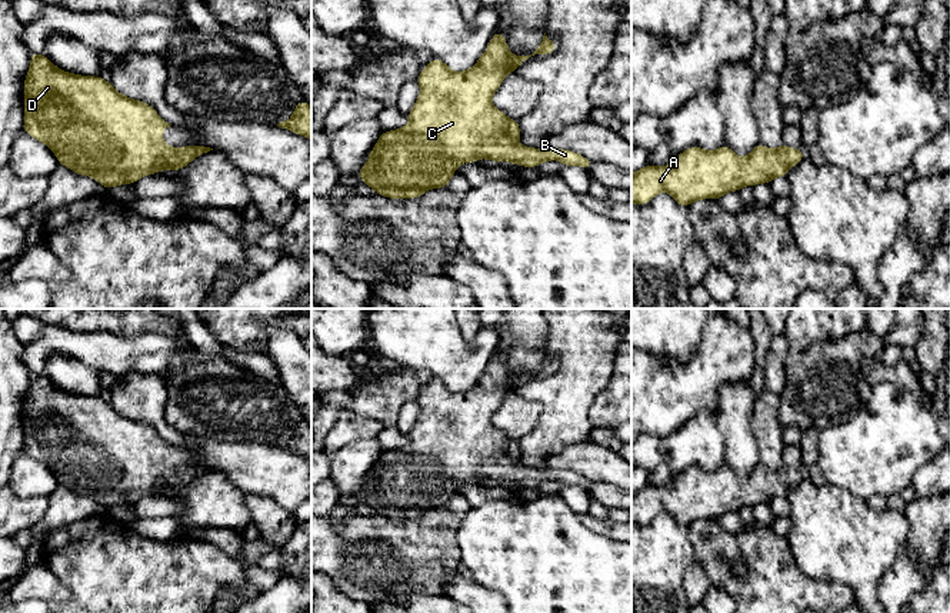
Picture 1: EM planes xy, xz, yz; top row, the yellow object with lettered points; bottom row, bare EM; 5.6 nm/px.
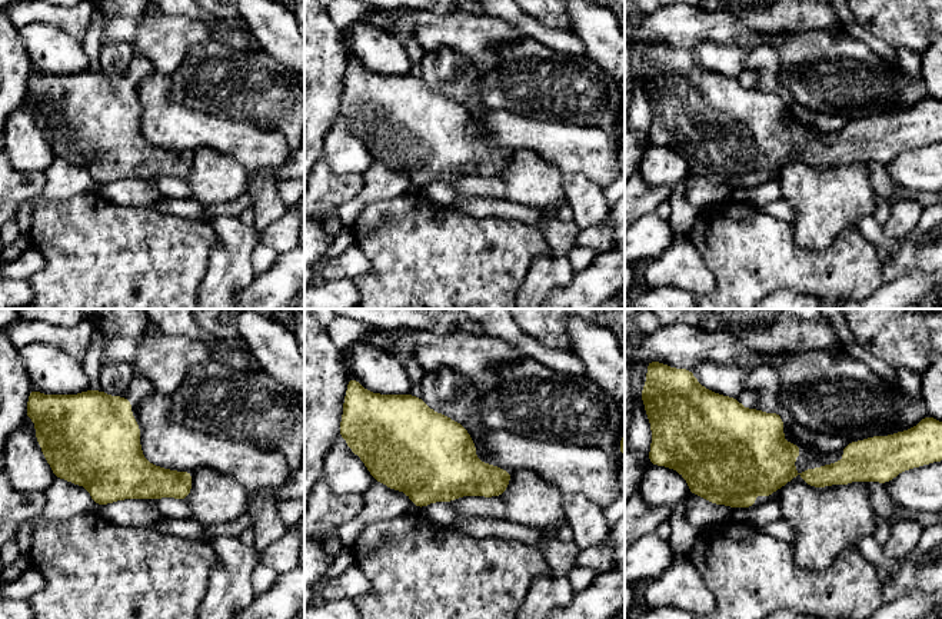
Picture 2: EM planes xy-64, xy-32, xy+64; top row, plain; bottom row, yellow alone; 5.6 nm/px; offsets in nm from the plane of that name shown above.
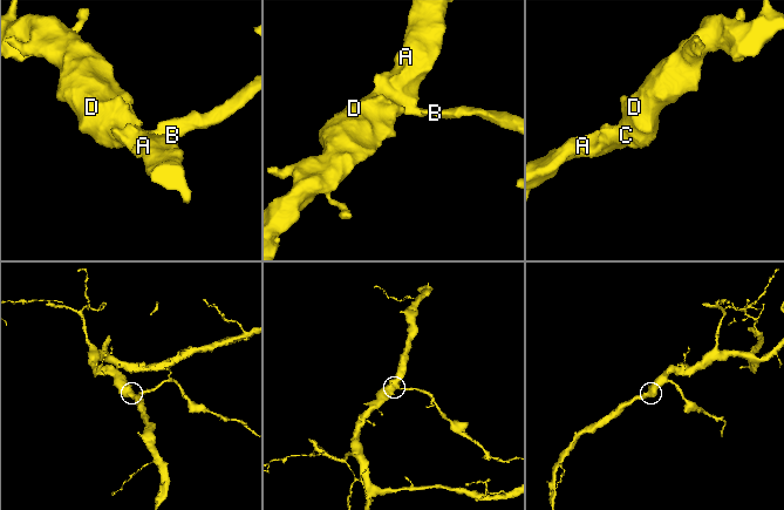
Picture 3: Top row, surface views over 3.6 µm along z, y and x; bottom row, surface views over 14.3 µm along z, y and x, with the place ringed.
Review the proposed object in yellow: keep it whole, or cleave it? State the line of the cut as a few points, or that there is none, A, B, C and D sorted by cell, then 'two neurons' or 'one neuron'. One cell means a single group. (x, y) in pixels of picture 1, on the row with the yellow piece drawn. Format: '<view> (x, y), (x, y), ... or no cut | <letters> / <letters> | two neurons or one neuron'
no cut | A B C D | one neuron

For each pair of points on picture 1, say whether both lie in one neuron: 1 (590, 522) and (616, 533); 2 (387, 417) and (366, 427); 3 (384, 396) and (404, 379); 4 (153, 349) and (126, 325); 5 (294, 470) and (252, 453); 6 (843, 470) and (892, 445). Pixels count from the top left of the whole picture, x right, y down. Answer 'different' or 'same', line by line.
1: same
2: different
3: same
4: different
5: same
6: same

